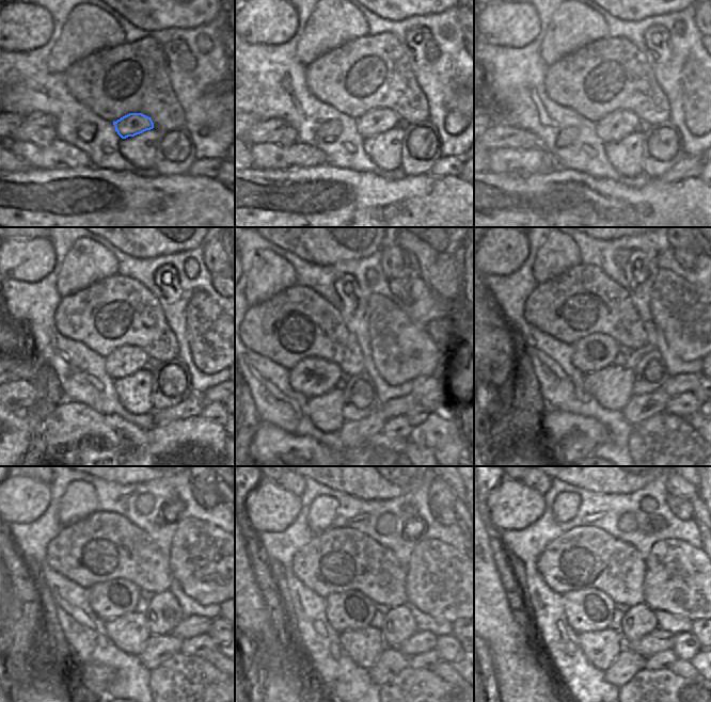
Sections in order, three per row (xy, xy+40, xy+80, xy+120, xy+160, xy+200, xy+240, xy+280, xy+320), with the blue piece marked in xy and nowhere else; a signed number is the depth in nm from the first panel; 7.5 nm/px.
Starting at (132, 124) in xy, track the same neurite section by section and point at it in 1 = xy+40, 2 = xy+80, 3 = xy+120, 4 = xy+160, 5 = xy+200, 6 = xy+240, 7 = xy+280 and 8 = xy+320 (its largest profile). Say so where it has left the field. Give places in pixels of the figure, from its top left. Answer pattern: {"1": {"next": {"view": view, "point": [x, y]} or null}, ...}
{"1": {"next": {"view": "xy+40", "point": [379, 121]}}, "2": {"next": {"view": "xy+80", "point": [617, 125]}}, "3": {"next": {"view": "xy+120", "point": [143, 361]}}, "4": {"next": {"view": "xy+160", "point": [363, 378]}}, "5": {"next": {"view": "xy+200", "point": [598, 384]}}, "6": {"next": {"view": "xy+240", "point": [119, 629]}}, "7": {"next": {"view": "xy+280", "point": [364, 647]}}, "8": {"next": {"view": "xy+320", "point": [602, 648]}}}

